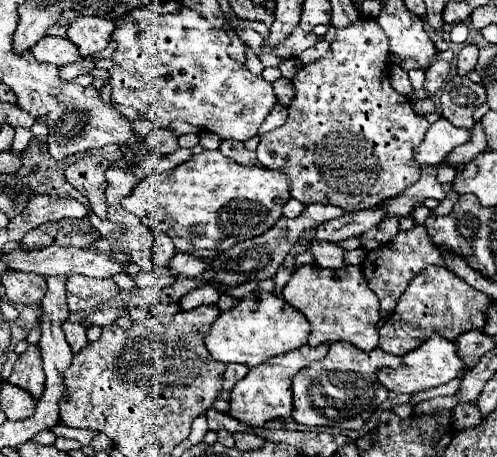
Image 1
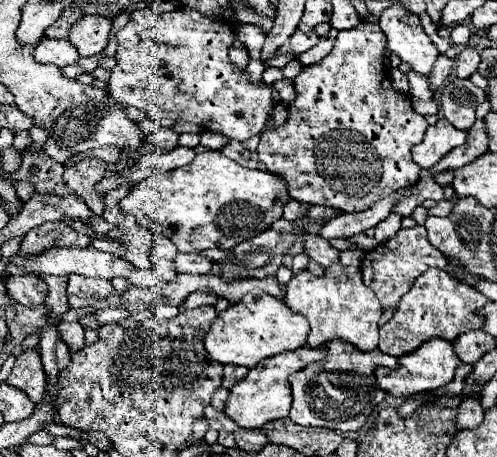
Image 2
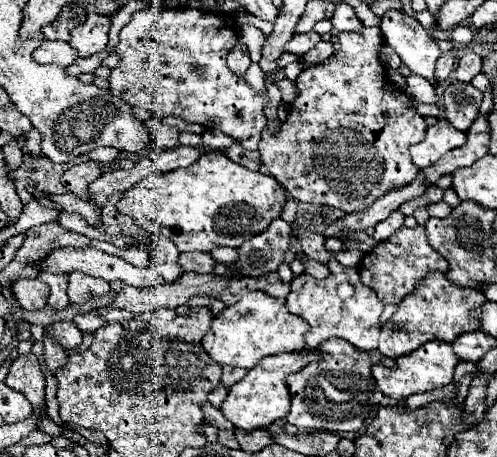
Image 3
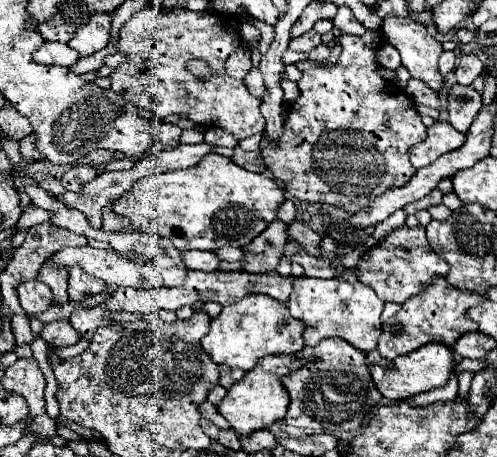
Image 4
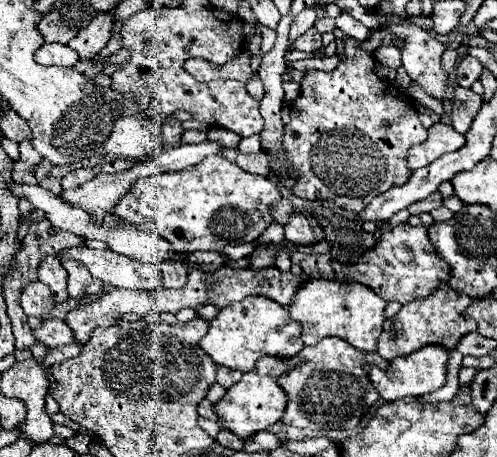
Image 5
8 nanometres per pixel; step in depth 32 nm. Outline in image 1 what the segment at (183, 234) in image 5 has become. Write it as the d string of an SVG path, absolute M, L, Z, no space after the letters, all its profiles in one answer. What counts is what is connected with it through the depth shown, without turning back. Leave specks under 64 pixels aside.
M204 150L180 168L140 180L120 204L152 232L168 234L178 252L194 252L200 248L228 250L242 240L260 236L282 218L282 206L288 200L288 176L282 172L240 166L220 150Z

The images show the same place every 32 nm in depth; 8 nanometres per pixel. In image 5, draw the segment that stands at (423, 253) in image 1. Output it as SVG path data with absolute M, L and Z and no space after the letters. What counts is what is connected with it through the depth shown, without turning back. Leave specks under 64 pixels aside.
M378 222L376 224L380 230L380 238L374 244L374 248L370 248L368 252L364 252L356 264L348 266L348 268L340 268L338 270L338 278L340 280L356 280L364 286L368 286L370 290L374 290L380 298L384 300L396 300L400 304L408 304L412 300L420 300L430 296L440 284L446 284L450 278L450 268L444 262L444 258L436 252L436 248L432 246L430 238L428 238L428 230L424 226L410 226L410 224L398 224L398 226L386 226L386 222Z

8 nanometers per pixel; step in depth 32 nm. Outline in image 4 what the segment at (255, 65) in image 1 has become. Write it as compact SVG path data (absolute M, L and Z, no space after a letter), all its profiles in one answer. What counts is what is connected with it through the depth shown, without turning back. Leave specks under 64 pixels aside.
M252 68L252 70L248 72L244 84L248 86L248 90L250 90L254 96L258 96L258 98L264 96L264 84L262 84L262 80L260 80L260 72L258 72L258 68Z

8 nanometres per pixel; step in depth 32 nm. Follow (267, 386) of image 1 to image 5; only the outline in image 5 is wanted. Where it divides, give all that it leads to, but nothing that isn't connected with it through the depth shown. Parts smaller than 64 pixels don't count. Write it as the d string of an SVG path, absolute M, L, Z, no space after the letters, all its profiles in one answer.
M266 356L256 362L252 372L242 374L242 380L228 388L226 396L214 404L214 414L224 420L224 428L246 440L256 432L262 432L276 424L284 414L284 404L288 402L288 398L284 396L284 392L280 392L280 386L276 384L276 376L282 376L284 372L288 372L288 366L280 358Z

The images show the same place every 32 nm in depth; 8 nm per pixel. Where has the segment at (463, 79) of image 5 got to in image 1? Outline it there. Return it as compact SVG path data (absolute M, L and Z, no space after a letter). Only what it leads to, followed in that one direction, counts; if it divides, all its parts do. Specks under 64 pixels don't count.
M464 44L464 48L460 50L458 58L456 58L456 70L458 70L458 76L466 76L468 72L472 72L476 68L476 62L478 62L478 48L474 44Z

